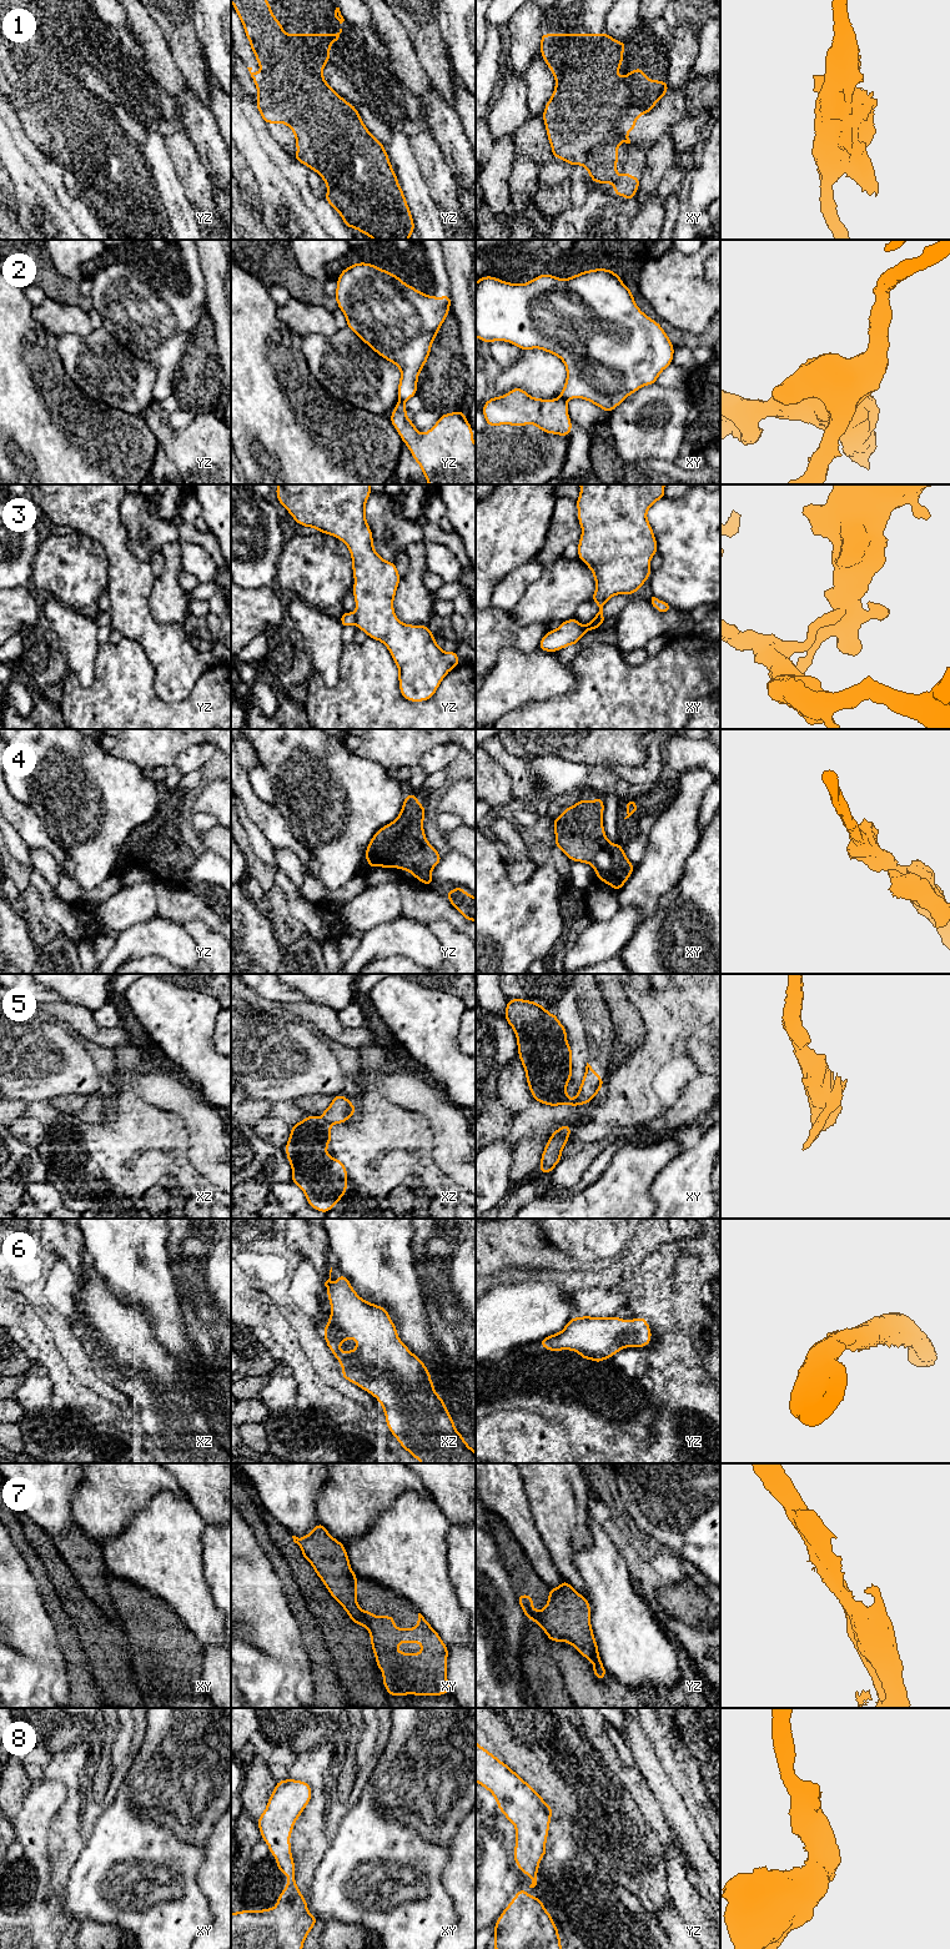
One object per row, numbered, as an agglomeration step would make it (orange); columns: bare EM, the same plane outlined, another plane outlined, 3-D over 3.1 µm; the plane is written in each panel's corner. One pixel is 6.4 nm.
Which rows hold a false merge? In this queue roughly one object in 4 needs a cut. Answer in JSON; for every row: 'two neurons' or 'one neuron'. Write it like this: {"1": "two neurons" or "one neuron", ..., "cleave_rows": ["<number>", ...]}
{"1": "one neuron", "2": "two neurons", "3": "two neurons", "4": "one neuron", "5": "two neurons", "6": "one neuron", "7": "two neurons", "8": "one neuron", "cleave_rows": ["2", "3", "5", "7"]}

